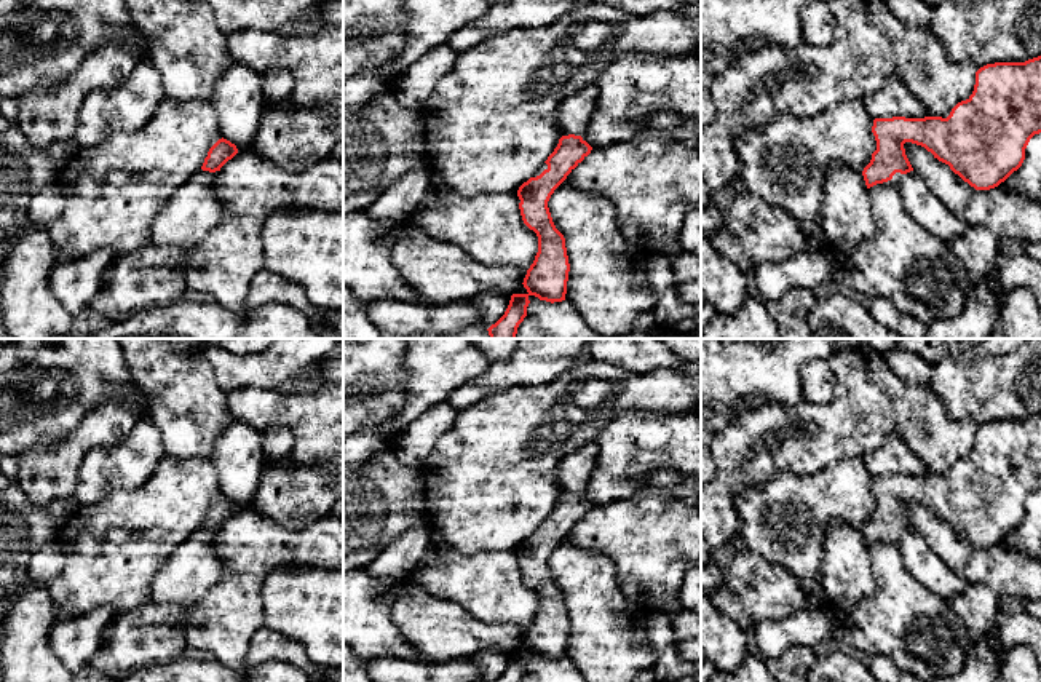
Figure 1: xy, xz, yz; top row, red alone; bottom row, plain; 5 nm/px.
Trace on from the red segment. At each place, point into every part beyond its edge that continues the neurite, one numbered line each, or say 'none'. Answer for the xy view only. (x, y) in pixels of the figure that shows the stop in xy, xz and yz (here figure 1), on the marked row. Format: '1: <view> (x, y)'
none

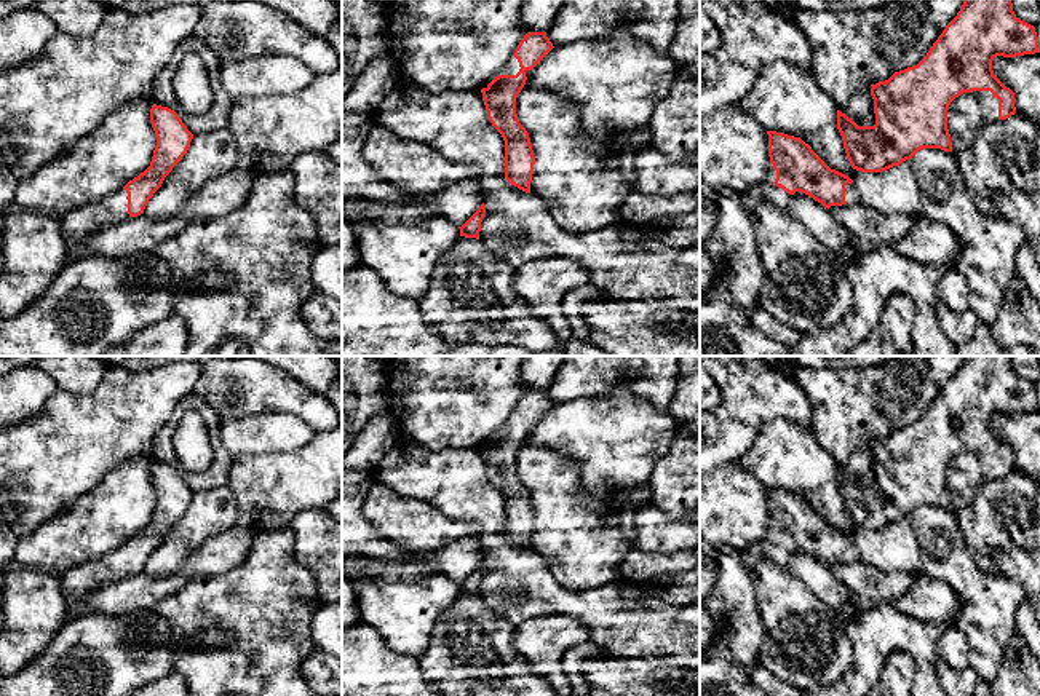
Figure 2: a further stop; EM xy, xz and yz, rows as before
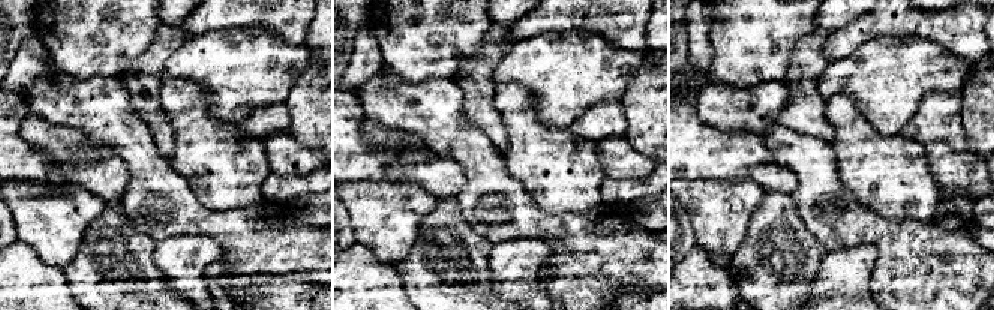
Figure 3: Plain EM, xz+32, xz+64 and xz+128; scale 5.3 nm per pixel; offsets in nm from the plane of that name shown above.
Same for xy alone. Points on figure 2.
1: xy (83, 221)

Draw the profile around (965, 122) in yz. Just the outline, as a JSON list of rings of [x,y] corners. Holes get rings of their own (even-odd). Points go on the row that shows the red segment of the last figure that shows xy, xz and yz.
[[[963,93],[955,97],[947,110],[947,129],[952,152],[971,147],[984,125],[981,105],[973,94]]]

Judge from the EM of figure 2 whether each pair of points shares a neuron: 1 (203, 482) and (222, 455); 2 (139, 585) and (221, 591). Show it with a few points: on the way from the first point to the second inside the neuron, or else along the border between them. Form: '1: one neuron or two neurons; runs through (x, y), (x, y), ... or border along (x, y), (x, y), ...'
1: one neuron; runs through (210, 476), (222, 462)
2: two neurons; border along (216, 575), (192, 577), (174, 593), (150, 607)

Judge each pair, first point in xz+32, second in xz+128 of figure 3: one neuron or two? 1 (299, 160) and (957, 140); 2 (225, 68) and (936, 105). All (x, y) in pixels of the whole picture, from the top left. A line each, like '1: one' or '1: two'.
1: two
2: two

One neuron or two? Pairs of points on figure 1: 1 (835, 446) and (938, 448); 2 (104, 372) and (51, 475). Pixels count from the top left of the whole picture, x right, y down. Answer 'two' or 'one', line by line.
1: one
2: two

